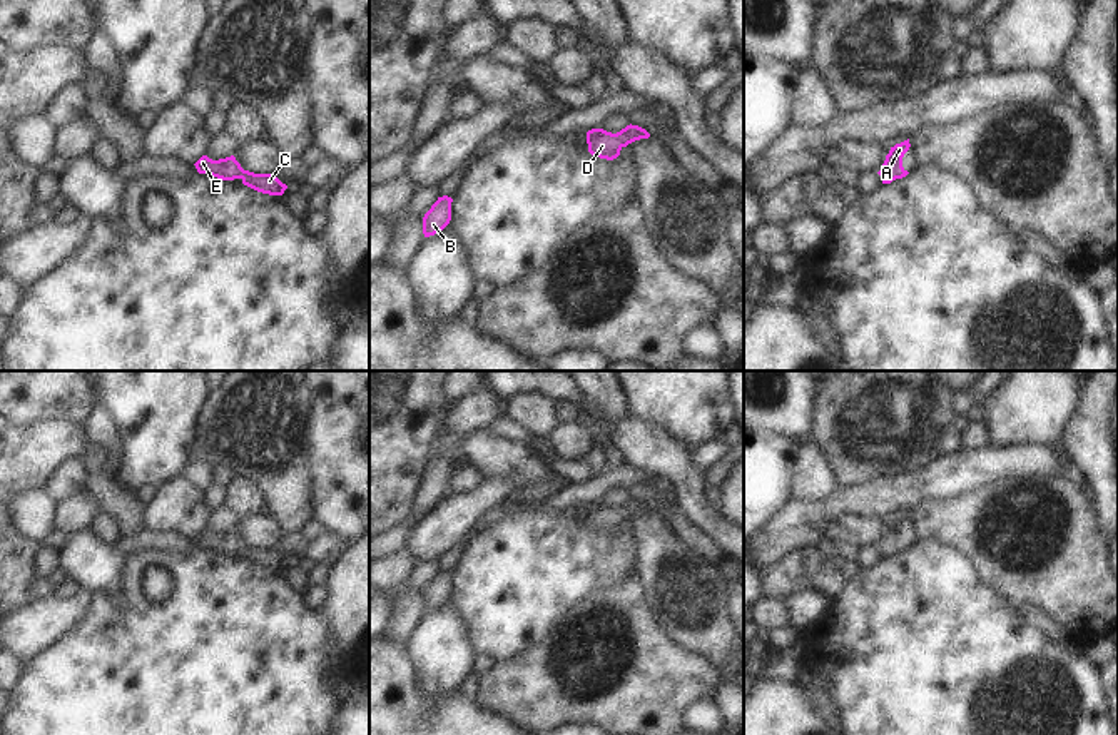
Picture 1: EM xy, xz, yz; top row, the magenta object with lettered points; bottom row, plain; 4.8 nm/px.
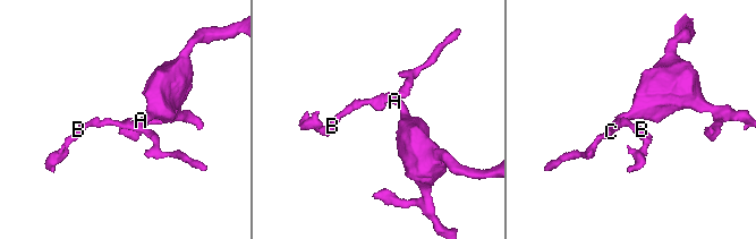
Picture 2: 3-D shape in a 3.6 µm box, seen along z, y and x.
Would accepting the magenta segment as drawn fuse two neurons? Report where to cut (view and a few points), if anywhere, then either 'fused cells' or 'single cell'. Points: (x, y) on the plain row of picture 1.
cut none; single cell

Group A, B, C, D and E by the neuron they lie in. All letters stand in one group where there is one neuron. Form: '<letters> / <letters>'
A B C D E

